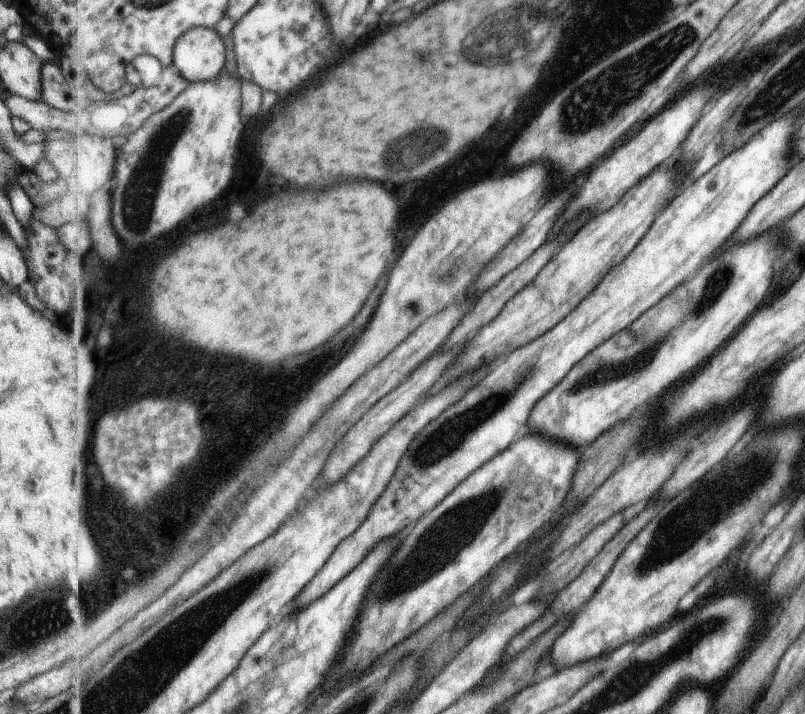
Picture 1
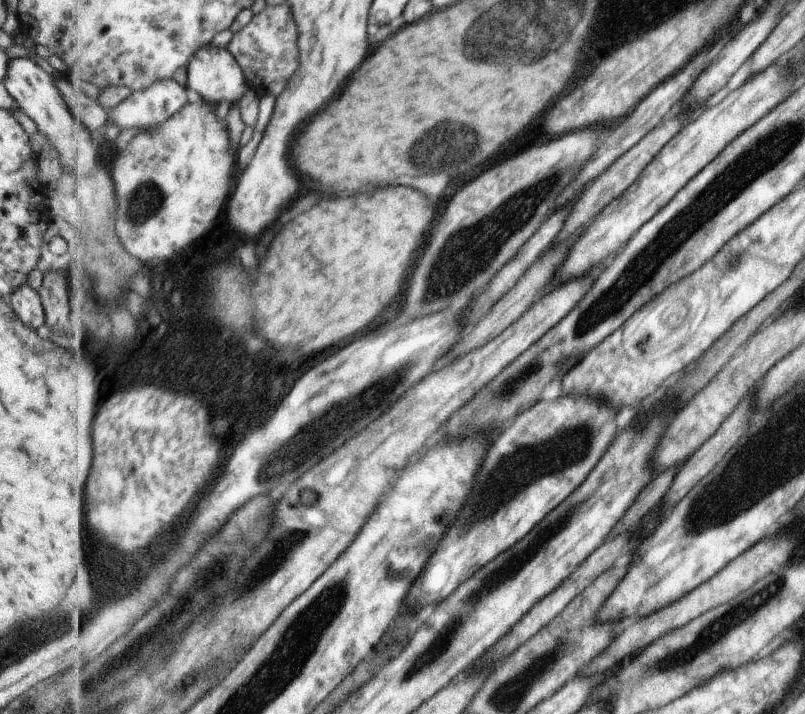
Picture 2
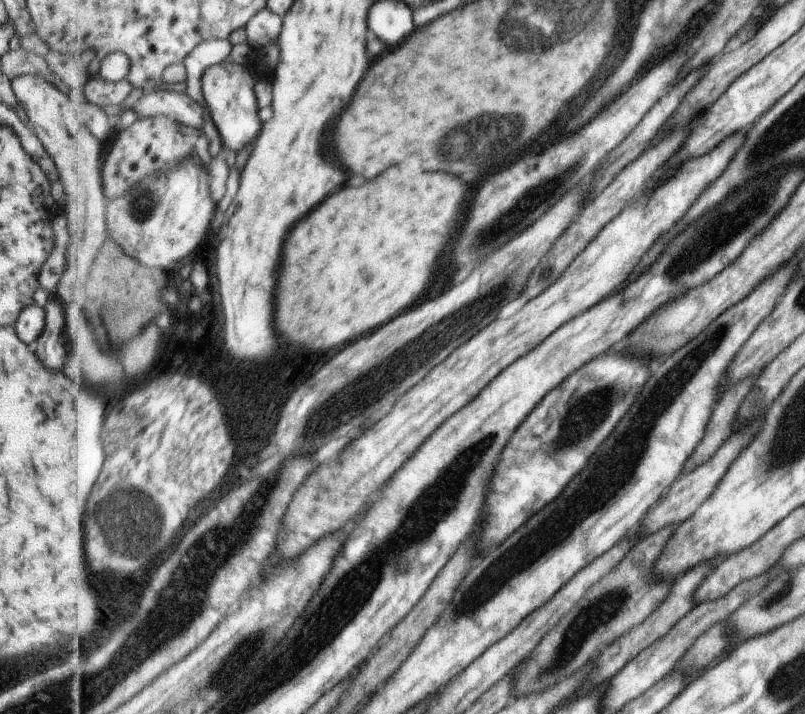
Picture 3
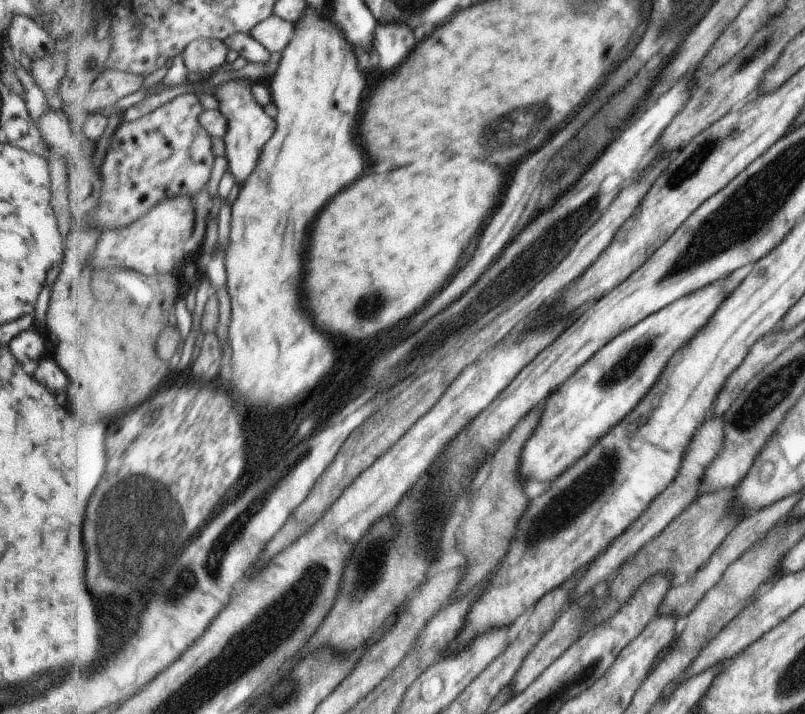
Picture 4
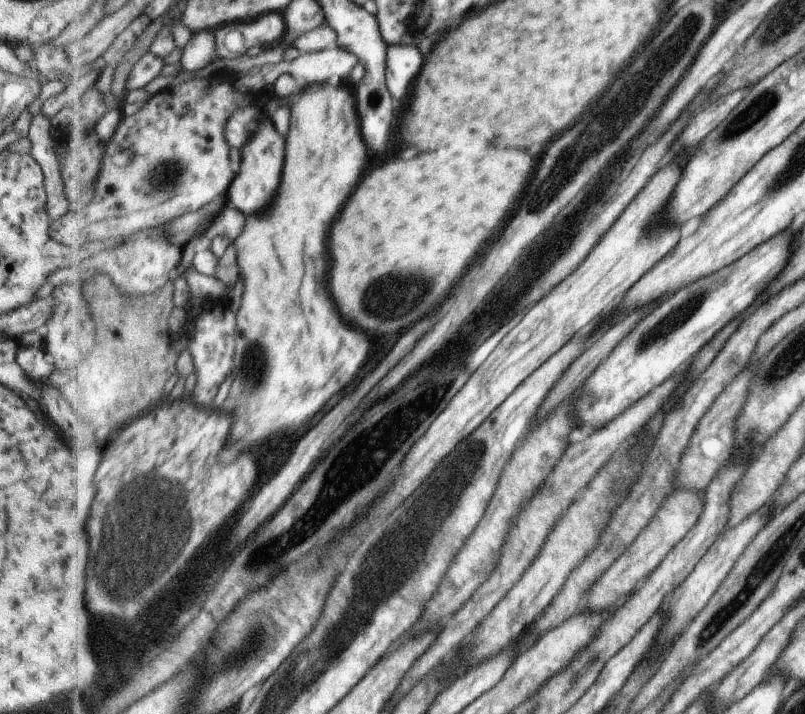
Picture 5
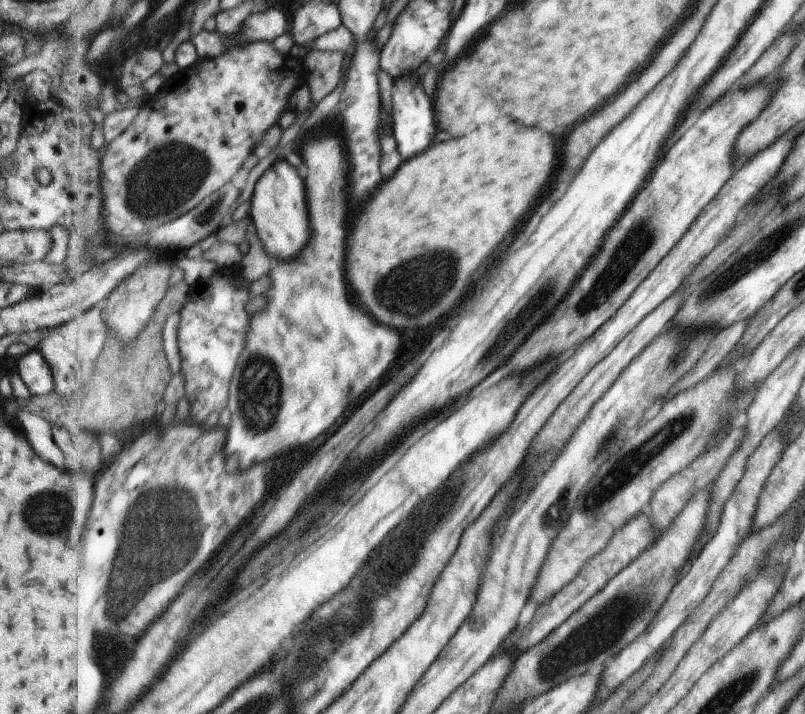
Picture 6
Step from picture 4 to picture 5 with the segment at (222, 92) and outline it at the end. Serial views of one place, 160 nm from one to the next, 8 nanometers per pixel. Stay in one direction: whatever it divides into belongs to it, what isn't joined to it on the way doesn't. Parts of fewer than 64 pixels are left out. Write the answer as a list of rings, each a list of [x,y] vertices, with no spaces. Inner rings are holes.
[[[265,113],[263,116],[265,117],[258,120],[252,137],[241,152],[240,170],[238,175],[235,174],[227,192],[229,204],[237,206],[247,216],[255,212],[263,212],[271,204],[277,186],[281,182],[281,172],[285,162],[285,138],[275,130],[271,117]]]

